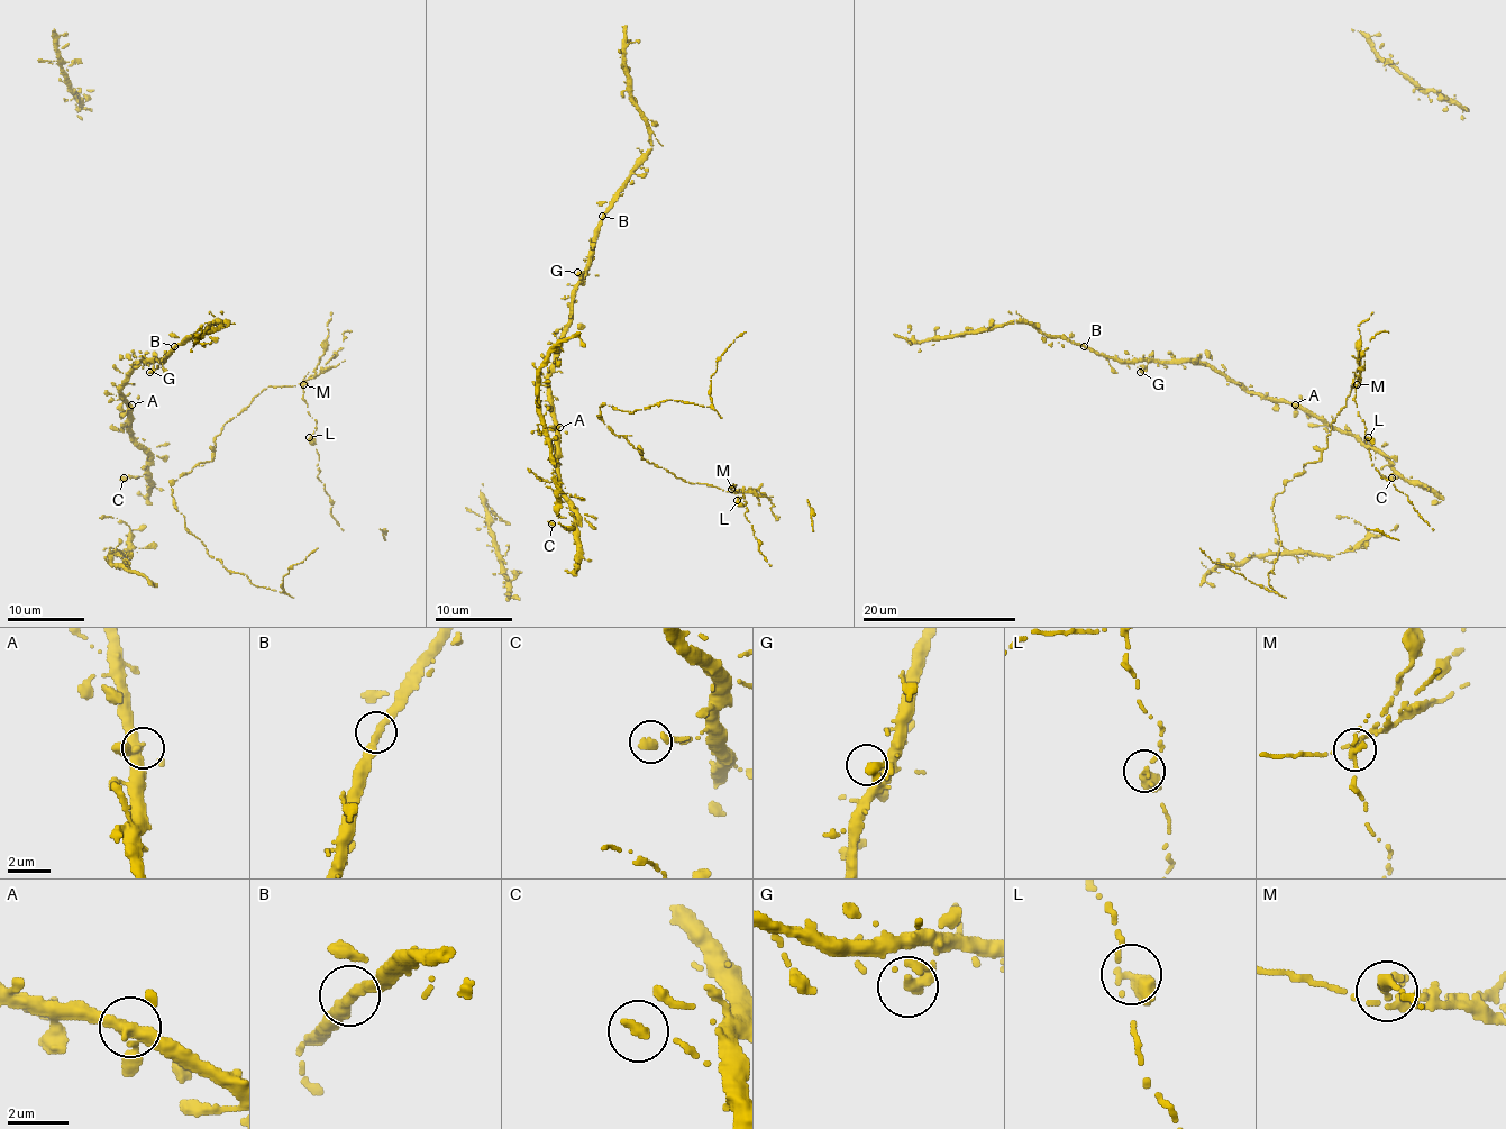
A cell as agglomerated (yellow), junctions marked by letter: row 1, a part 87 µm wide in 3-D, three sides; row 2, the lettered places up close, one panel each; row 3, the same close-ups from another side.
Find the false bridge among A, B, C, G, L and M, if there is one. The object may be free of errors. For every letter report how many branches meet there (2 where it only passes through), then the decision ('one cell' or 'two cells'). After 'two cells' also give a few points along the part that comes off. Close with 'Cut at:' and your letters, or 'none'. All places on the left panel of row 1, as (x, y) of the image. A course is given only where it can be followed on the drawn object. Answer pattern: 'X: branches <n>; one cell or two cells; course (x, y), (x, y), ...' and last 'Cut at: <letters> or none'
A: branches 3; one cell
B: branches 2; one cell
C: branches 2; one cell
G: branches 2; one cell
L: branches 2; one cell
M: branches 3; two cells; course (303, 385), (263, 389), (172, 495), (209, 555), (254, 584), (281, 592), (317, 547)
Cut at: M

